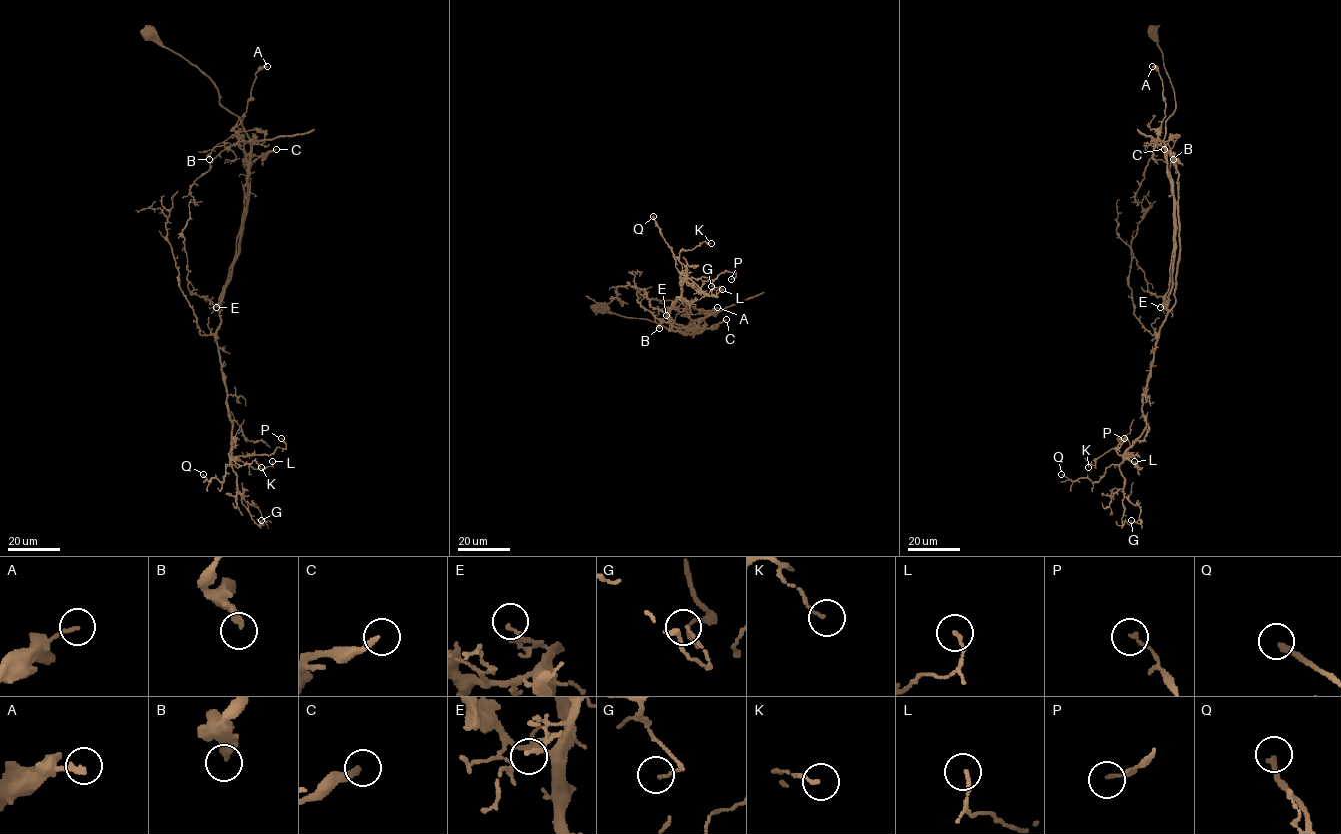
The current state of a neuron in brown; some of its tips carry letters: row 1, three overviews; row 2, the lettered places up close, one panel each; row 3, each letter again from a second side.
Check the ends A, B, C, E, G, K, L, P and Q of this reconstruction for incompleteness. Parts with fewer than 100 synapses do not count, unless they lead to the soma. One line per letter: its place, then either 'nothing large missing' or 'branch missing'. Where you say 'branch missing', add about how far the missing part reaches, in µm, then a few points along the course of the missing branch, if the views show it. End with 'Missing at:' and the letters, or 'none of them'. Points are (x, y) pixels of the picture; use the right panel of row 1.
A: (1152, 66) | nothing large missing
B: (1173, 159) | nothing large missing
C: (1164, 149) | nothing large missing
E: (1160, 307) | nothing large missing
G: (1131, 520) | nothing large missing
K: (1088, 467) | nothing large missing
L: (1134, 461) | nothing large missing
P: (1124, 438) | nothing large missing
Q: (1061, 474) | nothing large missing
Missing at: none of them

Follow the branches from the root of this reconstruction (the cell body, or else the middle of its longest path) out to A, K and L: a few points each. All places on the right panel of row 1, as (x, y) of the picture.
A: (1151, 31), (1175, 99), (1163, 139), (1169, 151), (1158, 135), (1165, 101), (1162, 79), (1152, 66)
K: (1151, 31), (1175, 99), (1164, 140), (1172, 287), (1142, 395), (1146, 428), (1088, 467)
L: (1151, 31), (1175, 99), (1164, 140), (1172, 287), (1142, 395), (1146, 428), (1123, 457), (1141, 469), (1134, 461)

